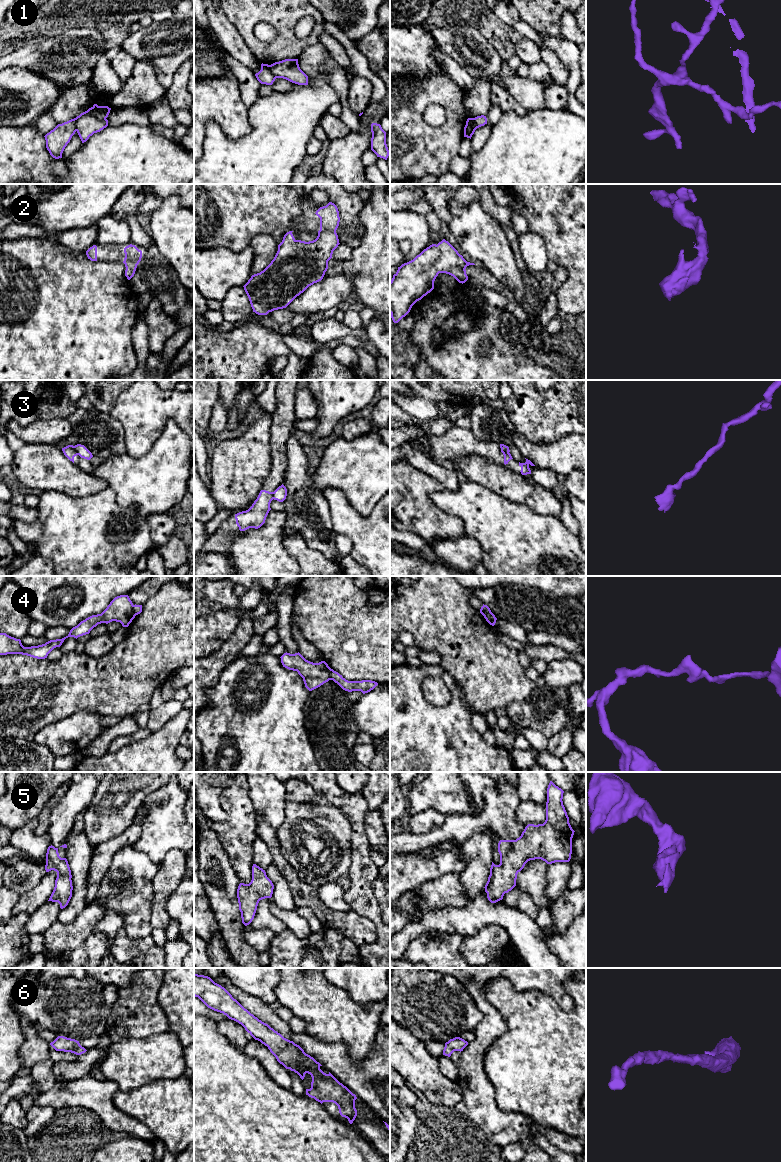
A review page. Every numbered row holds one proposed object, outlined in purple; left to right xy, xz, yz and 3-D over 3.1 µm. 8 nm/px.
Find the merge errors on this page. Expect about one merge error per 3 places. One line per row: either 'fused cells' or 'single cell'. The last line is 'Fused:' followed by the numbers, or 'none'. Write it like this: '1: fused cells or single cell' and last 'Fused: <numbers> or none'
1: fused cells
2: single cell
3: fused cells
4: fused cells
5: single cell
6: single cell
Fused: 1, 3, 4

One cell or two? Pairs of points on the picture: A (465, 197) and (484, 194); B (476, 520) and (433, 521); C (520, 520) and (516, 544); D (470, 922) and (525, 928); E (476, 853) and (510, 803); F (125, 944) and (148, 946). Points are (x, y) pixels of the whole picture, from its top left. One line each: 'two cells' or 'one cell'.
A: two cells
B: two cells
C: one cell
D: one cell
E: two cells
F: one cell

